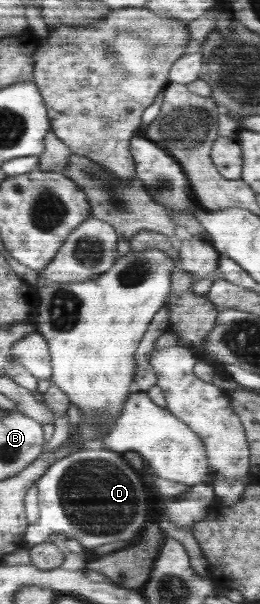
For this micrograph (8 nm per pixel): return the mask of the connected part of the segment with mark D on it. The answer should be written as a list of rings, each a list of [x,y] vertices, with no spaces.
[[[81,450],[62,457],[48,467],[36,486],[39,518],[26,529],[29,549],[47,542],[51,533],[64,533],[92,551],[105,543],[129,541],[147,524],[150,491],[125,456],[113,450]]]

